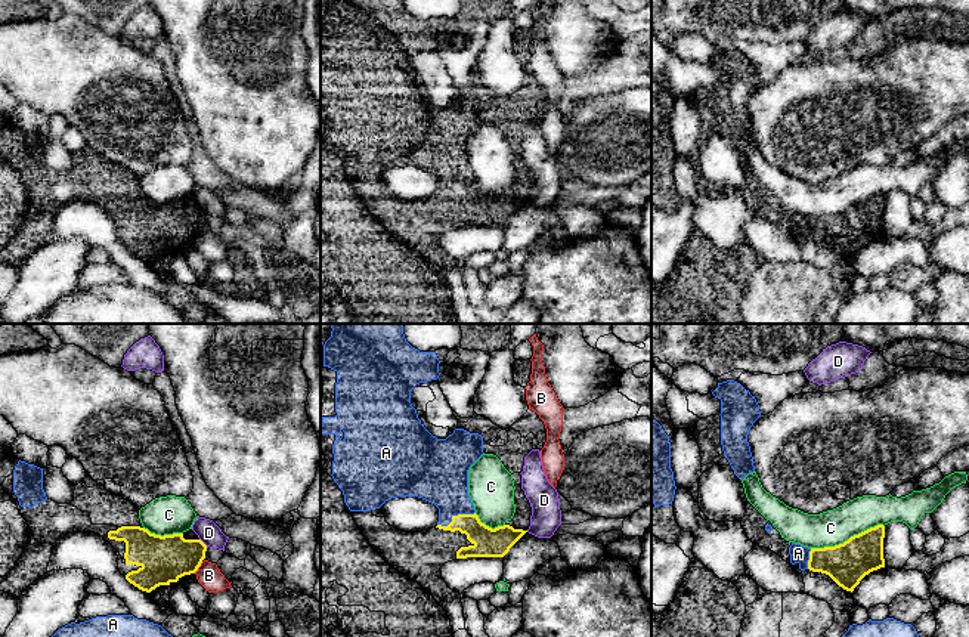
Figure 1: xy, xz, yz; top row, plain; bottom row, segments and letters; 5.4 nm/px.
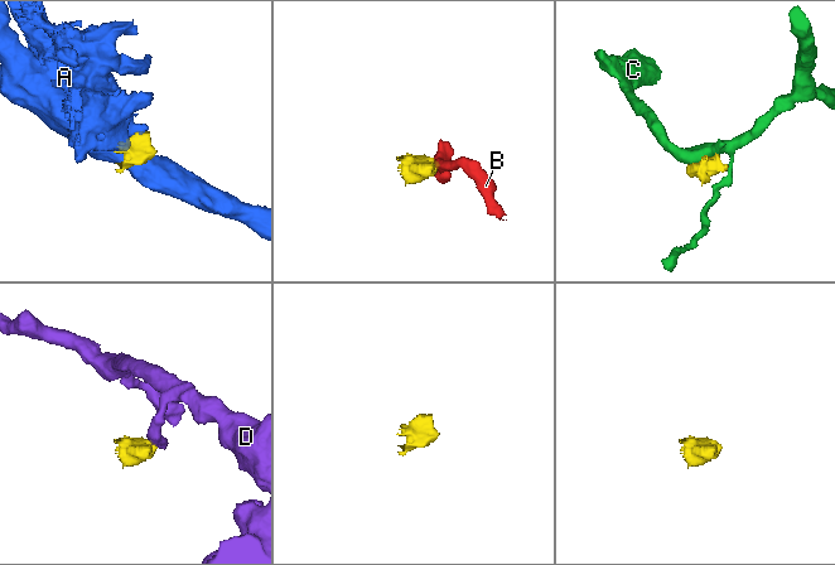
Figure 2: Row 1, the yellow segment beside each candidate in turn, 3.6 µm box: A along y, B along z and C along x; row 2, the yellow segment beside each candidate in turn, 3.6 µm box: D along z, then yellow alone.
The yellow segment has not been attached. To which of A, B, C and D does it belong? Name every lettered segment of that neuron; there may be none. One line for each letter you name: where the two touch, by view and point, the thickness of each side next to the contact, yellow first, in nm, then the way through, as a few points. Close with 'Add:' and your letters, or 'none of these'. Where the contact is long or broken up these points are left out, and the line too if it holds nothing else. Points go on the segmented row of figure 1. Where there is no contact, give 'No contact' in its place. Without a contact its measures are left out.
A: Touches yellow at xz (455, 516). Thickness 160 nm (yellow) against 320 nm
Add: A

